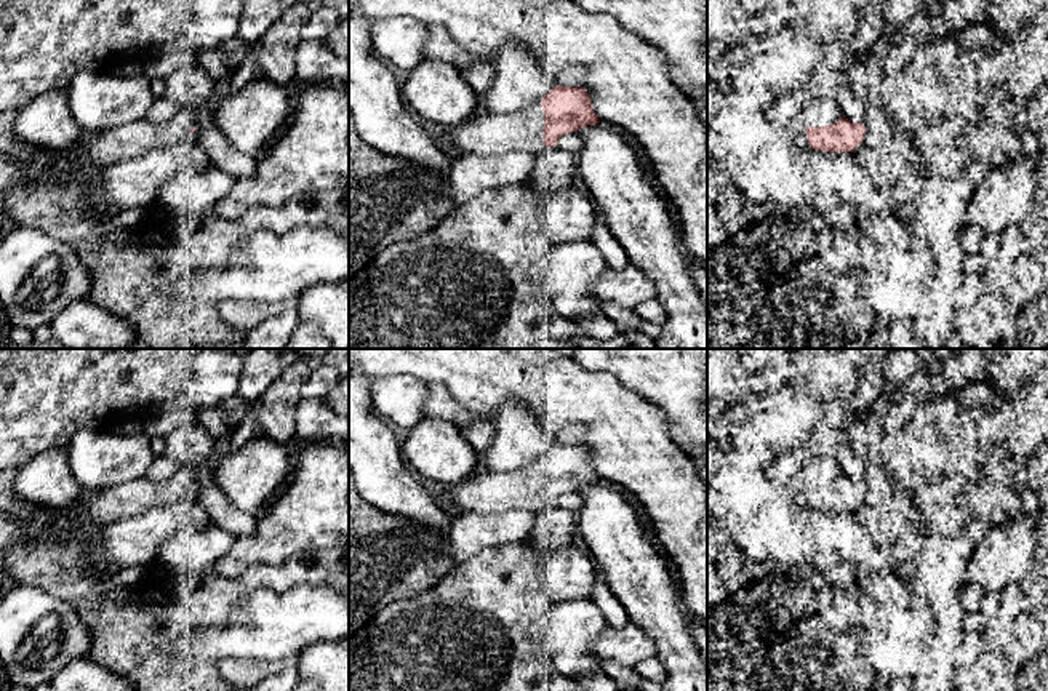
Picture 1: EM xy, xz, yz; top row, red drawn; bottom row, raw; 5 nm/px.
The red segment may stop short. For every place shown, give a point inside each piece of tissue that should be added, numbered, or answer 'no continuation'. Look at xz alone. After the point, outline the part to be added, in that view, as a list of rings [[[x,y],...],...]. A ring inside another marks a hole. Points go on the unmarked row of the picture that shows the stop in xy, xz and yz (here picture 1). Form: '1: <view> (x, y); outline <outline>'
1: xz (480, 493); outline [[[541,461],[509,473],[472,473],[466,480],[445,488],[445,501],[464,513],[499,513],[523,509],[539,513],[542,501],[544,469]]]

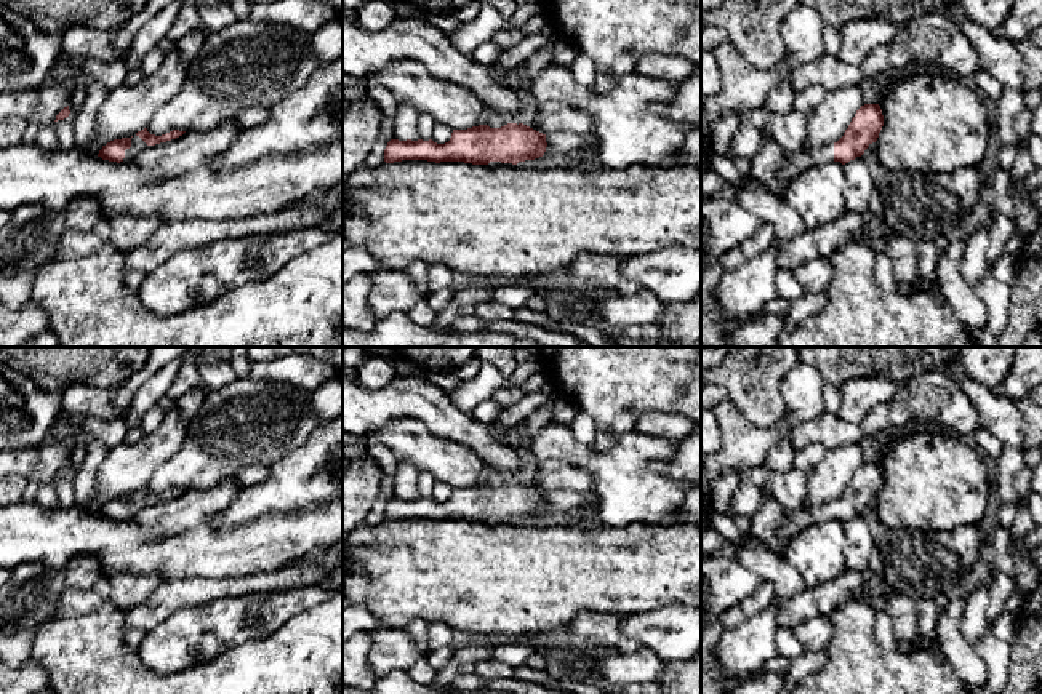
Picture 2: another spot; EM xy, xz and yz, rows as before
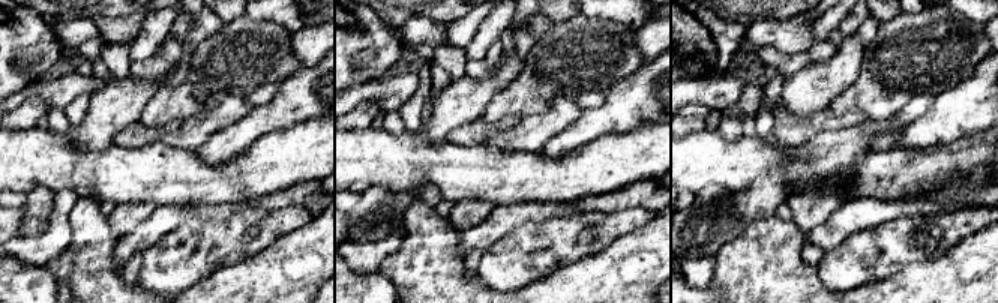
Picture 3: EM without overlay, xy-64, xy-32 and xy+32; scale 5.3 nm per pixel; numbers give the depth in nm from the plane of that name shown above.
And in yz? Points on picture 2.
1: yz (797, 520); outline [[[834,502],[813,510],[807,510],[805,507],[799,510],[788,510],[788,520],[779,529],[779,544],[783,547],[783,552],[796,534],[804,531],[810,524],[823,523],[828,520],[834,520]],[[783,552],[779,553],[779,556],[783,556]]]

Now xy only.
1: xy (138, 502); outline [[[133,493],[131,505],[125,509],[125,517],[122,521],[133,520],[146,505],[147,502],[139,494]]]

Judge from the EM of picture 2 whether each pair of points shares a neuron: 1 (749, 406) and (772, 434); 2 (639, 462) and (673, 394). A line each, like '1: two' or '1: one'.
1: two
2: two

